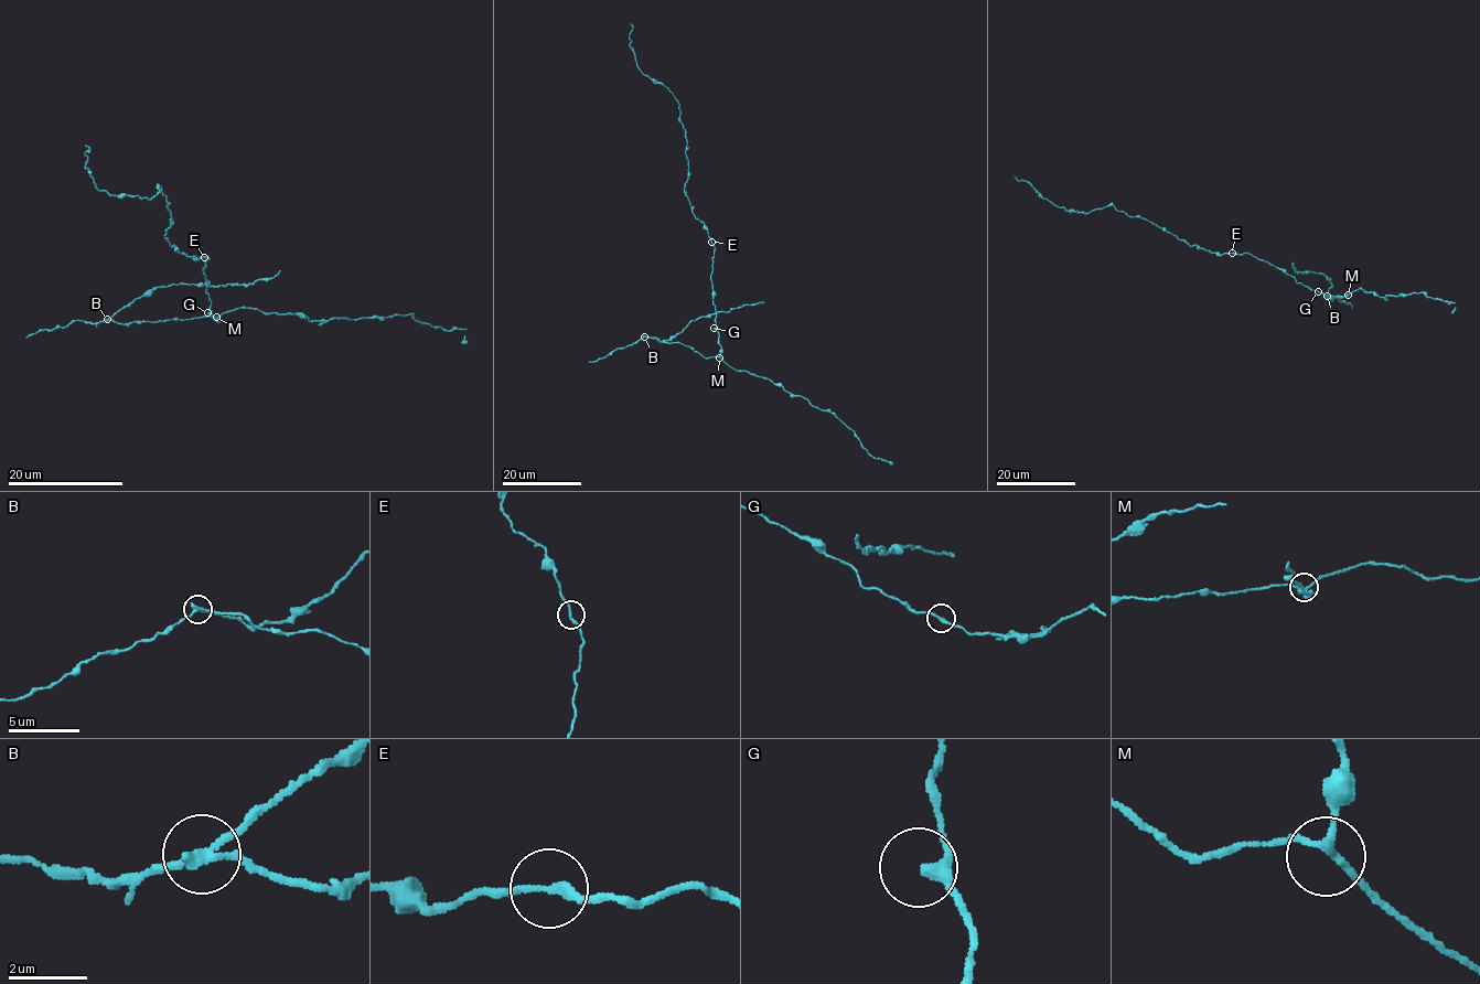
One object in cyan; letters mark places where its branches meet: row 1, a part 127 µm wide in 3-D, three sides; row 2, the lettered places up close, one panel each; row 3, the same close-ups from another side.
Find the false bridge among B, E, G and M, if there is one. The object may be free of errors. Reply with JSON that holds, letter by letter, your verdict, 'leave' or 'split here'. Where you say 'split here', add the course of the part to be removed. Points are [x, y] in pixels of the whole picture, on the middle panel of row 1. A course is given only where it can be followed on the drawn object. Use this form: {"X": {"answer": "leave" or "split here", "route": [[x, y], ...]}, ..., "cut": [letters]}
{"B": {"answer": "split here", "route": [[644, 337], [663, 341], [701, 317], [764, 302]]}, "E": {"answer": "leave"}, "G": {"answer": "leave"}, "M": {"answer": "leave"}, "cut": ["B"]}

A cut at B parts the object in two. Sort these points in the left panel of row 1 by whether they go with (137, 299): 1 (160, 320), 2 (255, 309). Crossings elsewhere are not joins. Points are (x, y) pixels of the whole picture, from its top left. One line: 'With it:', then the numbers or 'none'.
With it: none

